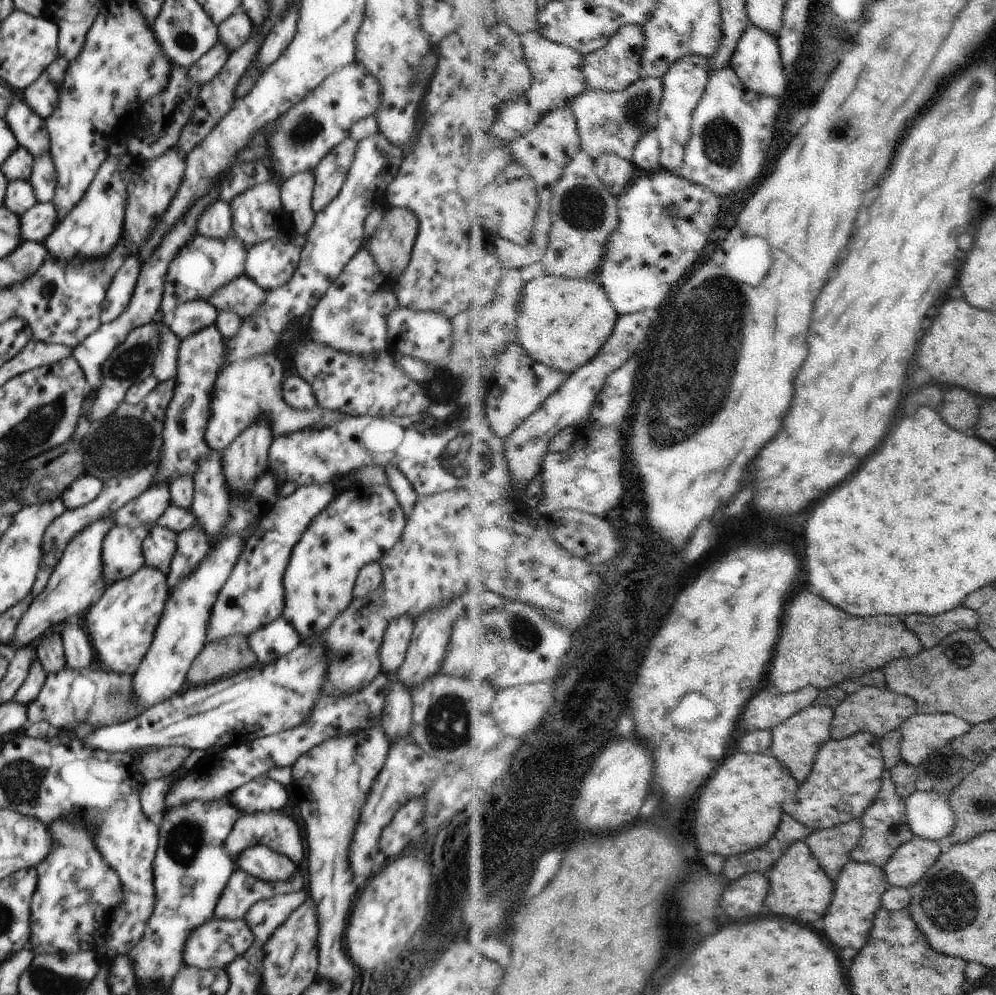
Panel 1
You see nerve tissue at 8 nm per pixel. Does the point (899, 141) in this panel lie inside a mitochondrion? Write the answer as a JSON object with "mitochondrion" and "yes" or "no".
{"mitochondrion":"no"}

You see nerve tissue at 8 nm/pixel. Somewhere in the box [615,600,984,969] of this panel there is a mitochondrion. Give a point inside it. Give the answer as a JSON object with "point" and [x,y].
{"point":[947,900]}

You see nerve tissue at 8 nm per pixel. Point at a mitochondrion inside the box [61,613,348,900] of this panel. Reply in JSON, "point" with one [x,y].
{"point":[183,846]}

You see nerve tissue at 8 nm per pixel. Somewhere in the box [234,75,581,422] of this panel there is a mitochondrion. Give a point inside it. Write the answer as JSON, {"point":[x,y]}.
{"point":[306,129]}

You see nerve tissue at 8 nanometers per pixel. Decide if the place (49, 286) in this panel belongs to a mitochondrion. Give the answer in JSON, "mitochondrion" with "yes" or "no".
{"mitochondrion":"yes"}

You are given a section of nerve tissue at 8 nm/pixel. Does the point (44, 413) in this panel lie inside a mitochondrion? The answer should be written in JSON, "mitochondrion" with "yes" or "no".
{"mitochondrion":"yes"}

